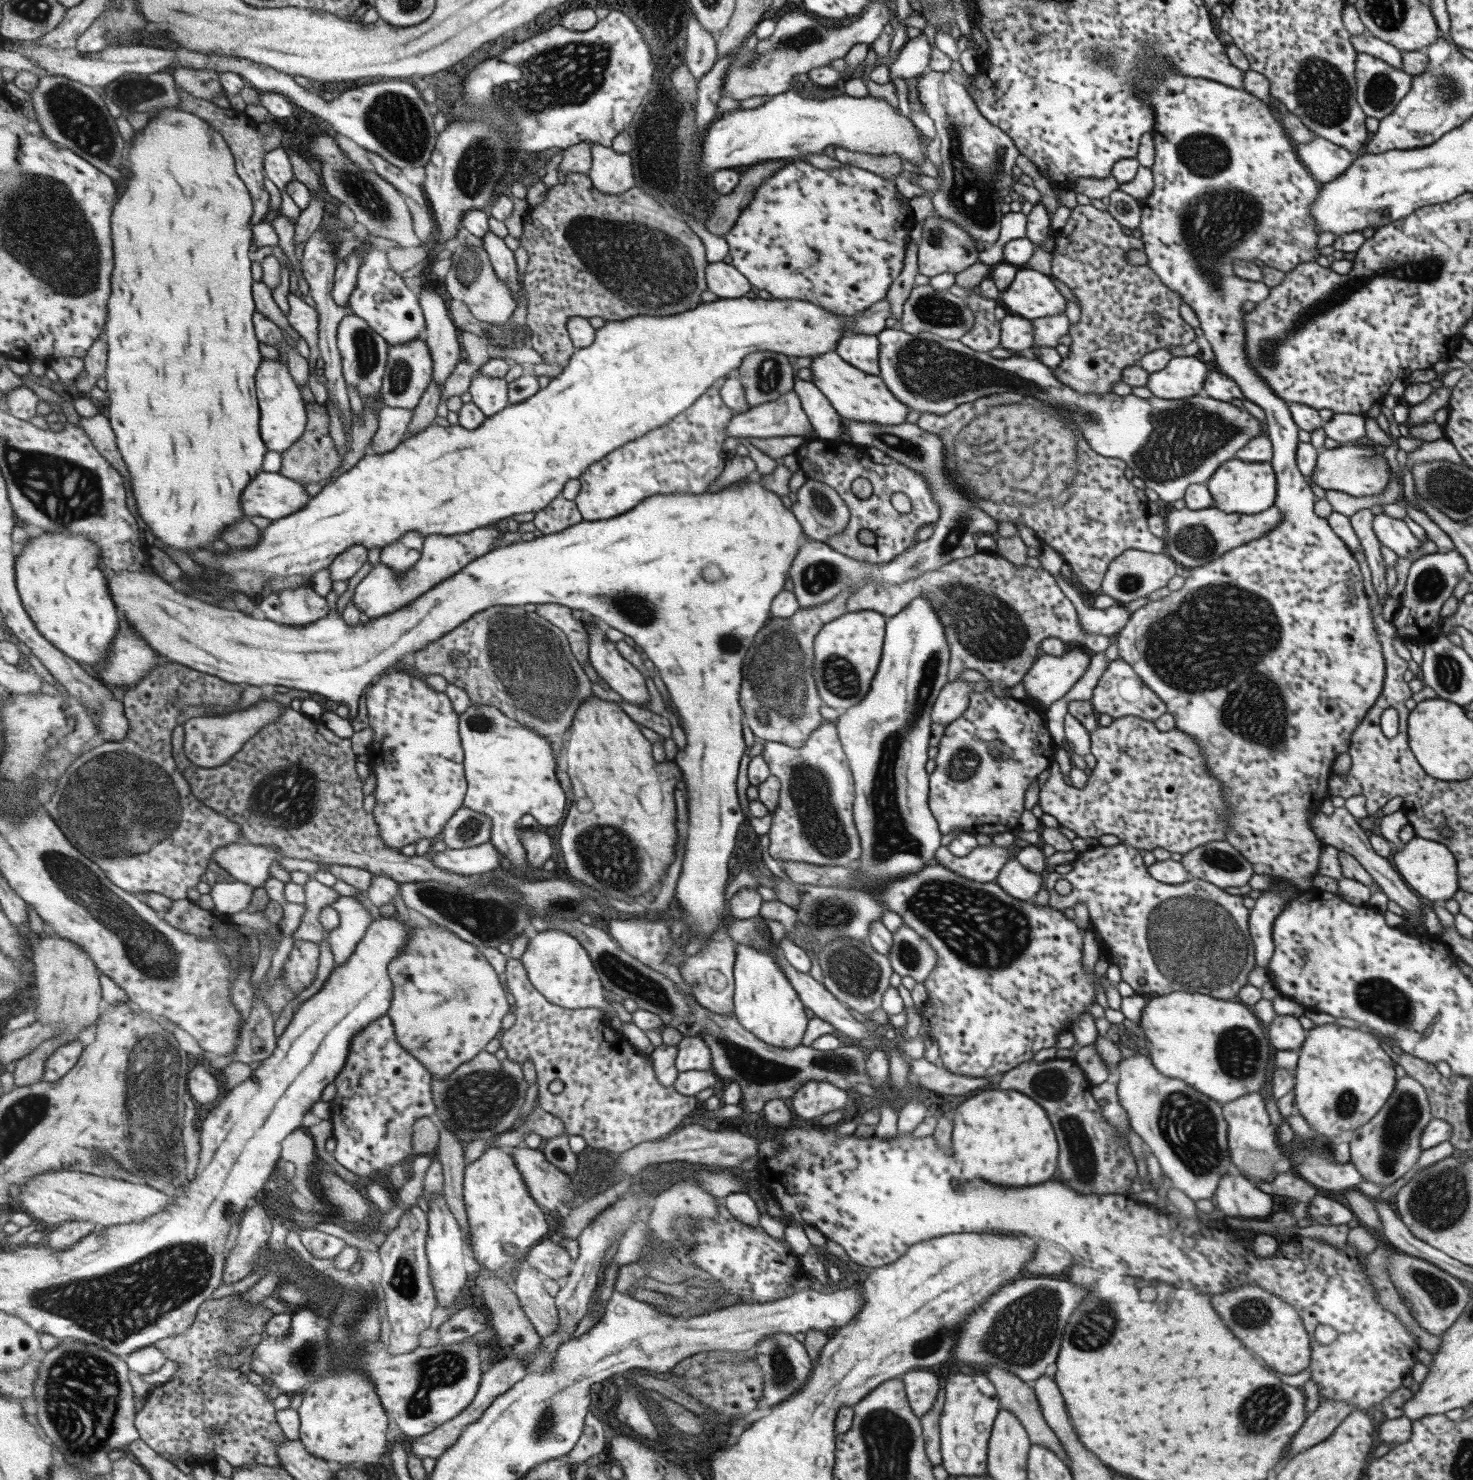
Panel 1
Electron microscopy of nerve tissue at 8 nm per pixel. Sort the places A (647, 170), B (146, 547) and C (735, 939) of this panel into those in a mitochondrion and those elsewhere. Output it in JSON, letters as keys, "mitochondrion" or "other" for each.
{"A":"other","B":"other","C":"other"}

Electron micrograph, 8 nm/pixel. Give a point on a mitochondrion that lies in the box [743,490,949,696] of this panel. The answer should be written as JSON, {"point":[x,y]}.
{"point":[822,575]}

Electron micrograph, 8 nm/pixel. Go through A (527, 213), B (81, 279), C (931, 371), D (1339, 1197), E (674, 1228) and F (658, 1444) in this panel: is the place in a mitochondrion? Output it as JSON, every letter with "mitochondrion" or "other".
{"A":"other","B":"mitochondrion","C":"mitochondrion","D":"other","E":"mitochondrion","F":"other"}

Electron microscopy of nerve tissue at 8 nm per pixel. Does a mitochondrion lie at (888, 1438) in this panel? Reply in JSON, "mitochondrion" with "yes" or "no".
{"mitochondrion":"yes"}

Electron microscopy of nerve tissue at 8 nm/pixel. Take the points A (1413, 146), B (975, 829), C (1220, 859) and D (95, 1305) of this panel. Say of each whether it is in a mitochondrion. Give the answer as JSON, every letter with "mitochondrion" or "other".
{"A":"other","B":"other","C":"mitochondrion","D":"mitochondrion"}

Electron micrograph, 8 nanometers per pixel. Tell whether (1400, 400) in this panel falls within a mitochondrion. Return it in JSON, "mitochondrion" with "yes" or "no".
{"mitochondrion":"no"}

